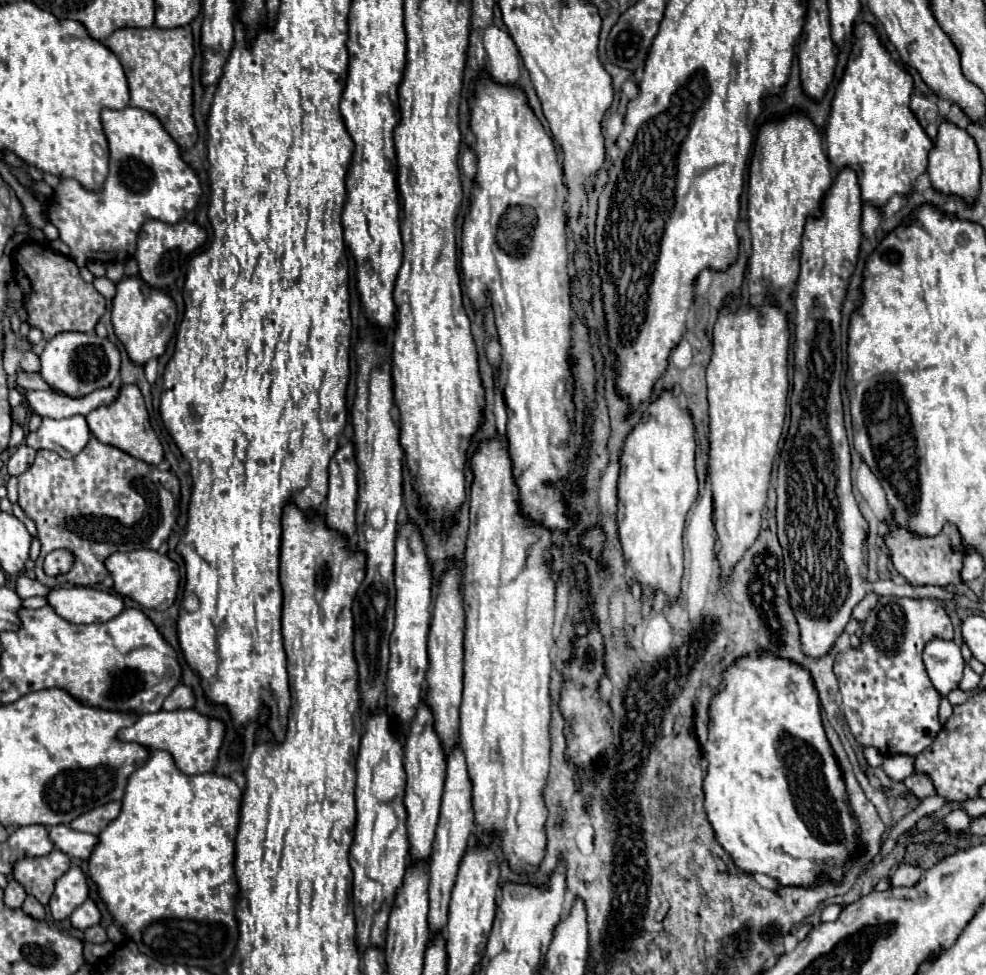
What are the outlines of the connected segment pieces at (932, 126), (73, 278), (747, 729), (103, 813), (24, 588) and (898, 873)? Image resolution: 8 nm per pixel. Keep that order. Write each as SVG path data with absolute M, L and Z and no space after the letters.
M914 93L912 101L910 101L910 107L914 109L914 115L918 117L918 121L920 121L922 129L926 131L926 135L930 139L934 139L936 137L936 129L938 129L938 125L942 121L936 101L932 97L928 97L928 95Z
M44 247L16 249L14 271L16 271L16 283L24 291L24 301L30 315L28 323L32 327L42 329L46 339L52 339L62 331L94 333L98 319L104 315L106 299L102 293L94 289L92 283L86 283L80 277L78 267L70 257L64 257Z
M766 649L758 651L754 657L750 655L742 655L738 657L728 669L722 671L722 683L724 689L720 693L716 693L710 701L710 721L708 721L708 739L704 743L704 753L708 759L708 771L704 777L704 809L708 815L708 821L716 833L718 843L730 853L730 857L734 859L734 863L748 871L748 873L766 873L770 877L774 877L778 883L782 885L812 885L816 875L826 871L832 879L840 879L844 873L844 861L856 851L856 819L852 817L852 811L848 807L846 799L846 791L844 791L844 781L842 781L842 773L840 767L836 763L836 757L832 753L832 747L826 739L822 721L820 721L820 699L818 699L818 691L814 687L814 679L810 675L808 669L804 669L802 665L798 665L792 659L786 657L778 657Z
M118 801L106 803L106 805L102 805L102 807L96 807L96 809L84 813L84 815L76 817L76 819L70 823L70 827L72 827L74 831L84 831L84 833L94 833L94 835L98 835L102 829L106 829L106 825L108 825L110 821L114 821L114 819L118 817L120 807L122 807L122 805L120 805Z
M18 575L16 579L16 593L22 597L22 599L28 599L28 597L34 597L34 595L48 595L48 587L42 585L40 581L32 581L28 579L26 575Z
M902 865L892 875L892 887L914 887L922 879L922 869L912 865Z

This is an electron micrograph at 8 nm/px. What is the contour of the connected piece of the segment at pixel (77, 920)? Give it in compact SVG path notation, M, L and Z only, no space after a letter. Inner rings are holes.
M88 899L80 907L74 909L74 913L70 915L70 921L78 929L88 929L88 927L100 923L100 917L102 917L102 913L100 913L98 905L92 899Z

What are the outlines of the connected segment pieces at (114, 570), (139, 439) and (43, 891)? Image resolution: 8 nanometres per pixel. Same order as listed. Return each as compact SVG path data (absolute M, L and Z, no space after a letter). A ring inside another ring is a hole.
M152 549L112 553L106 559L106 567L114 579L116 591L122 593L124 597L132 597L146 609L164 611L176 601L178 585L180 585L180 571L178 571L178 565L168 555L162 555Z
M122 385L118 399L112 405L98 407L98 409L94 409L94 413L88 413L86 421L88 421L88 427L94 433L94 437L98 437L102 443L114 445L114 447L122 449L124 453L128 453L140 461L146 461L150 465L158 465L164 459L162 445L148 419L144 397L136 385Z
M54 849L46 857L22 857L14 861L12 877L24 887L26 895L36 897L42 905L48 905L54 883L60 875L64 875L70 867L70 857L58 849ZM34 883L34 891L32 891Z

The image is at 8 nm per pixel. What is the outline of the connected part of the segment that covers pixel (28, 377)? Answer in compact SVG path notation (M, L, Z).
M20 373L18 375L18 387L24 391L36 391L36 389L48 389L50 385L40 377L40 373Z

